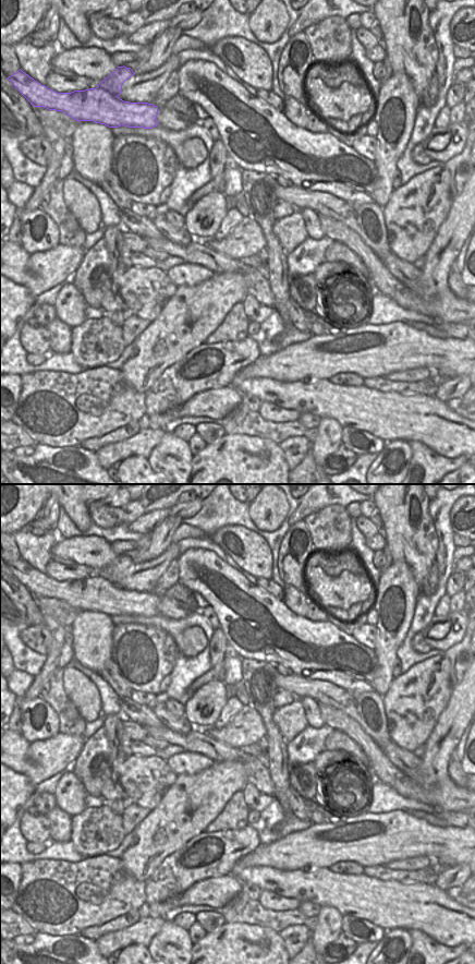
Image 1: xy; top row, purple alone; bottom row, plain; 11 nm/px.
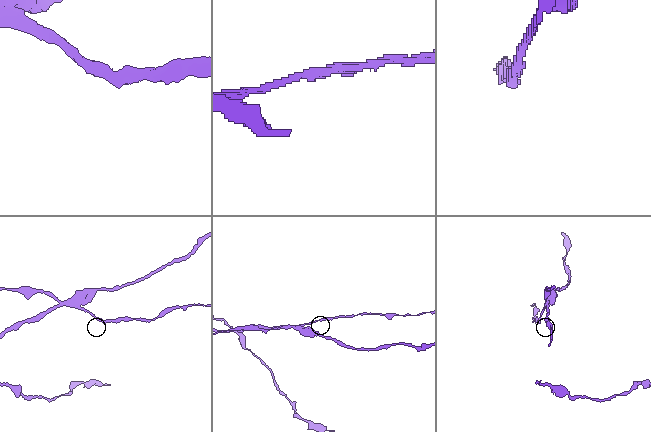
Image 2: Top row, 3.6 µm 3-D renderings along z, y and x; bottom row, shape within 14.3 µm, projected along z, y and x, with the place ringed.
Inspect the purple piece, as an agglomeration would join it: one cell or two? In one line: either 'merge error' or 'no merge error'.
merge error

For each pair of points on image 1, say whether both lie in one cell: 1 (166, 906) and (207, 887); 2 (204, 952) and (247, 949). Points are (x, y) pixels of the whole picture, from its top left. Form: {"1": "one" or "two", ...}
{"1": "one", "2": "one"}

